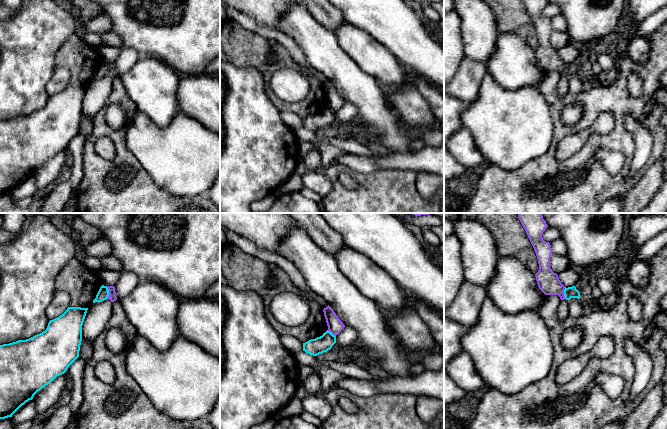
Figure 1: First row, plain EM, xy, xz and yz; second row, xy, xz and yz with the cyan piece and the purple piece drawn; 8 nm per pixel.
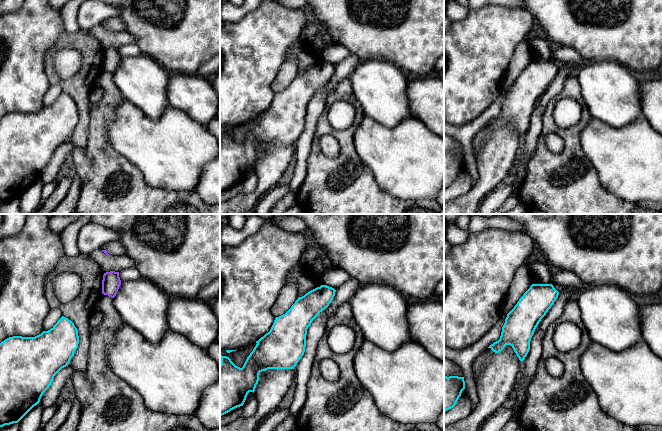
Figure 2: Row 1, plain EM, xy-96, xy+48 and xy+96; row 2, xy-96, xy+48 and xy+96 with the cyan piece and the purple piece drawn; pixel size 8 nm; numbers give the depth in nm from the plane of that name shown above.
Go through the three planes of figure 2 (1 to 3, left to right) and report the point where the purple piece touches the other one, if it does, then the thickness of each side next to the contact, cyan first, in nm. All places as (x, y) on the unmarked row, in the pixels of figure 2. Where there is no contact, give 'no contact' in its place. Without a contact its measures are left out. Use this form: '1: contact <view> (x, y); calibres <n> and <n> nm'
1: no contact
2: no contact
3: no contact

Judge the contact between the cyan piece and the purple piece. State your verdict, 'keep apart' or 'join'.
keep apart

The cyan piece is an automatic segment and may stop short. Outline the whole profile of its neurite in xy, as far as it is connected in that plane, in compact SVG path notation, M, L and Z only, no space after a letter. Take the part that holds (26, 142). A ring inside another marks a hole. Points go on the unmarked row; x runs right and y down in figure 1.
M68 83L59 93L50 96L45 107L26 116L18 116L0 121L0 195L12 191L34 171L52 158L57 152L64 150L68 143L79 133L82 117L82 101L88 84Z

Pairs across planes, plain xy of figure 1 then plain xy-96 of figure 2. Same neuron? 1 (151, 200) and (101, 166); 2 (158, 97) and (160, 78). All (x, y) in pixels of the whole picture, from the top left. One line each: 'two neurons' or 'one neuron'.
1: one neuron
2: one neuron

